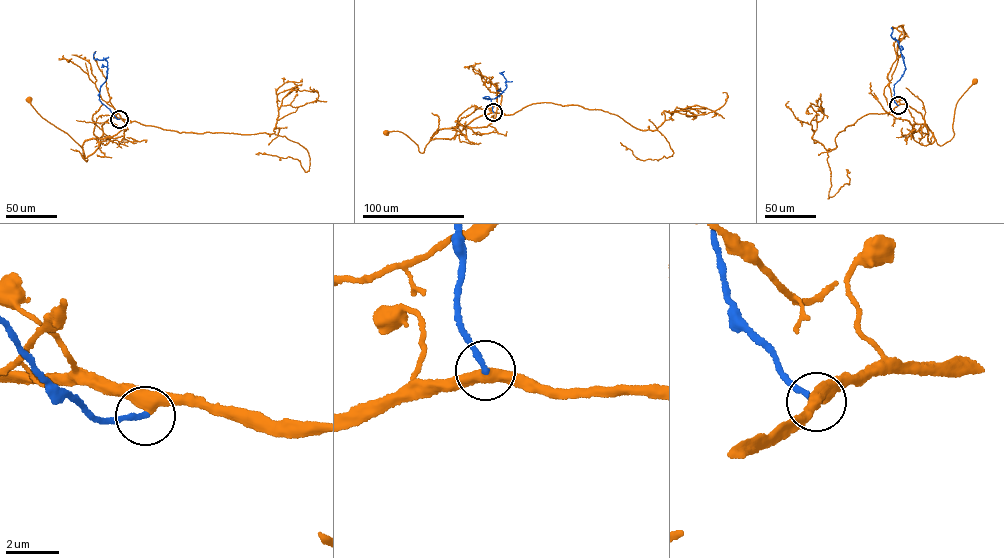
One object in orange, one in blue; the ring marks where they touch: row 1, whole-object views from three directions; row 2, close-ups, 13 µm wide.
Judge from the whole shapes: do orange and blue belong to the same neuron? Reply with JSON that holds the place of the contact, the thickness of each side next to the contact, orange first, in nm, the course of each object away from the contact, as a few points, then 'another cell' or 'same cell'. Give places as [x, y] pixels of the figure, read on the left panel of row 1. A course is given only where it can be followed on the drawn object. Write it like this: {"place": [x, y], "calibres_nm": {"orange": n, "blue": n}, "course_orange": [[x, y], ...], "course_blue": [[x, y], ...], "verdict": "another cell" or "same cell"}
{"place": [119, 119], "calibres_nm": {"orange": 440, "blue": 200}, "course_orange": [[119, 119], [102, 125], [99, 146], [83, 157], [81, 147], [43, 118], [28, 98]], "course_blue": [[119, 119], [99, 99], [101, 85], [107, 77], [107, 61], [93, 58], [95, 51]], "verdict": "same cell"}

